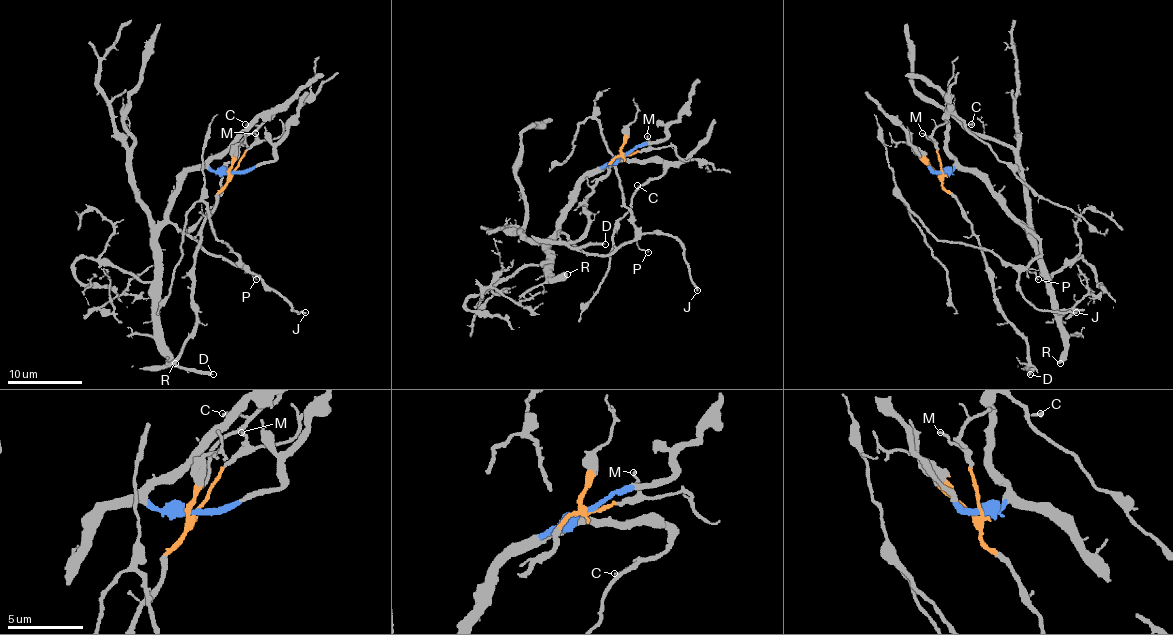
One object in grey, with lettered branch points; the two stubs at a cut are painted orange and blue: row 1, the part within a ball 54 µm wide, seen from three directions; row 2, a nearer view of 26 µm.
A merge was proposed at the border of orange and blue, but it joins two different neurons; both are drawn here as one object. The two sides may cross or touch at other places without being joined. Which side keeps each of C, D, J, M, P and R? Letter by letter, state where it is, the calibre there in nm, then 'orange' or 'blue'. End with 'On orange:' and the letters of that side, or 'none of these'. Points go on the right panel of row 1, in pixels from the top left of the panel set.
C: place (971, 124); calibre 140 nm; blue
D: place (1030, 374); calibre 300 nm; orange
J: place (1076, 312); calibre 200 nm; blue
M: place (922, 133); calibre 140 nm; orange
P: place (1038, 279); calibre 100 nm; blue
R: place (1060, 363); calibre 400 nm; blue
On orange: D, M

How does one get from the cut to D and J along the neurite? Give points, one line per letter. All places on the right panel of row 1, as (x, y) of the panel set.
D: (942, 172), (942, 185), (972, 228), (983, 256), (993, 299), (1026, 343), (1026, 359), (1034, 367), (1030, 374)
J: (942, 172), (968, 170), (1038, 239), (1039, 256), (1019, 275), (1021, 294), (1038, 309), (1077, 313)

